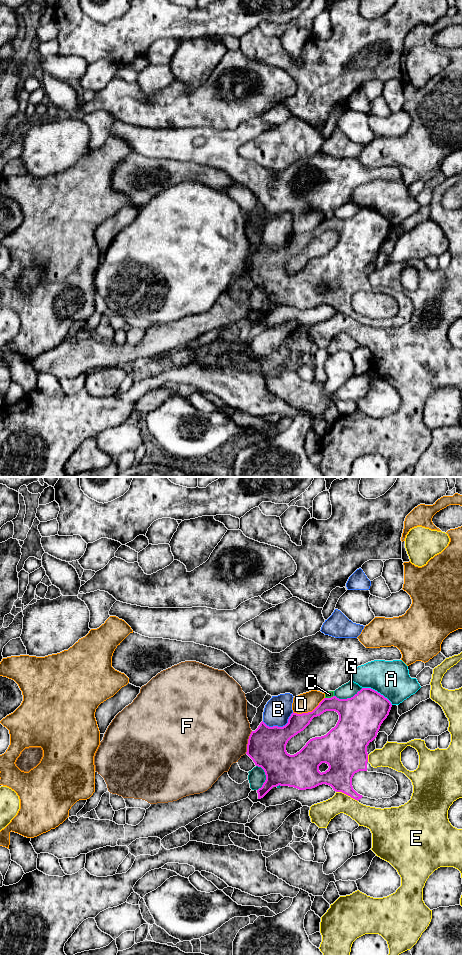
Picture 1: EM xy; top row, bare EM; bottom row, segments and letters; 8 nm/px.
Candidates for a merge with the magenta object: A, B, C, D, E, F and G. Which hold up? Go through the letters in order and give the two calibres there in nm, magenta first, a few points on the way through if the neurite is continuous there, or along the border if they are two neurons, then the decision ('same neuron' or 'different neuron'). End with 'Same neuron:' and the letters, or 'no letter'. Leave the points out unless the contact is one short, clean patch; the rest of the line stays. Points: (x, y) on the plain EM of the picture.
A: 360/300 nm | different neuron
B: 300/220 nm | different neuron
C: 280/60 nm | different neuron
D: 140/160 nm | different neuron
E: 240/170 nm | different neuron
F: 300/480 nm | along xy (252, 251), (245, 273) | different neuron
G: 360/120 nm | different neuron
Same neuron: no letter

